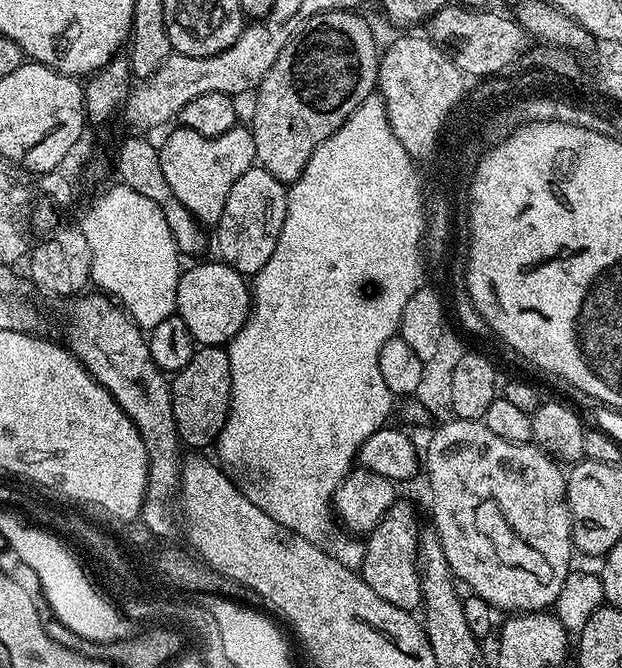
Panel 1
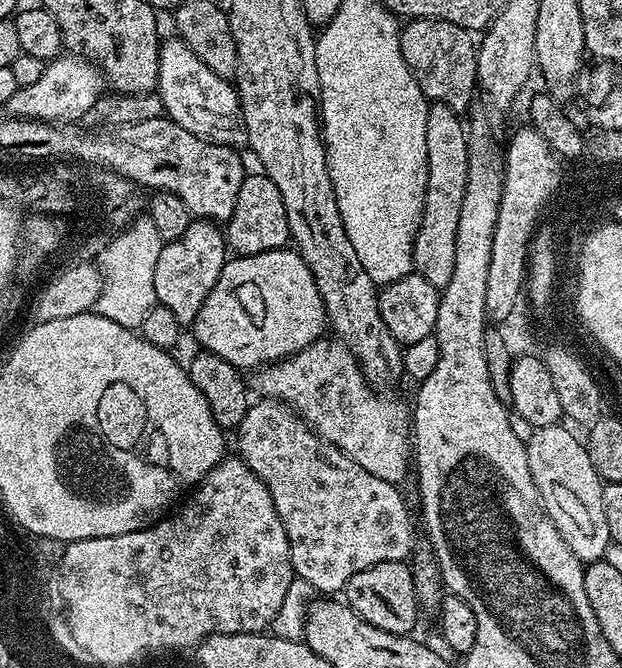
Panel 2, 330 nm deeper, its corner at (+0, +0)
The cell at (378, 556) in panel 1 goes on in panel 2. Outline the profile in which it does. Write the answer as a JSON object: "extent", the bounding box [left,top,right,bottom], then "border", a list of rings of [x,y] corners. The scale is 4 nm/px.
{"extent":[342,560,422,636],"border":[[[402,560],[378,562],[378,566],[358,570],[358,574],[346,582],[342,596],[367,624],[399,636],[407,636],[413,631],[411,628],[416,624],[416,615],[422,612],[411,567]]]}

